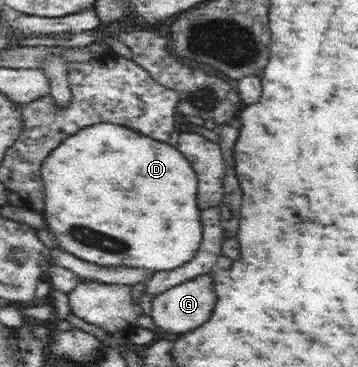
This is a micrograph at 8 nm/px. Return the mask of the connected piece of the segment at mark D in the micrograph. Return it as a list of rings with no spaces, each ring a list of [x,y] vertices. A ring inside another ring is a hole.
[[[98,122],[87,126],[83,130],[78,130],[77,134],[72,134],[71,138],[65,138],[59,146],[56,146],[50,153],[49,158],[42,162],[40,176],[44,185],[44,219],[47,220],[46,228],[55,236],[58,244],[65,251],[71,252],[75,256],[87,262],[93,262],[101,266],[143,266],[153,272],[174,269],[184,262],[190,261],[197,252],[202,239],[201,221],[199,218],[199,208],[197,208],[197,176],[187,162],[187,158],[171,144],[157,142],[153,138],[147,138],[127,126],[121,126],[109,122]]]

